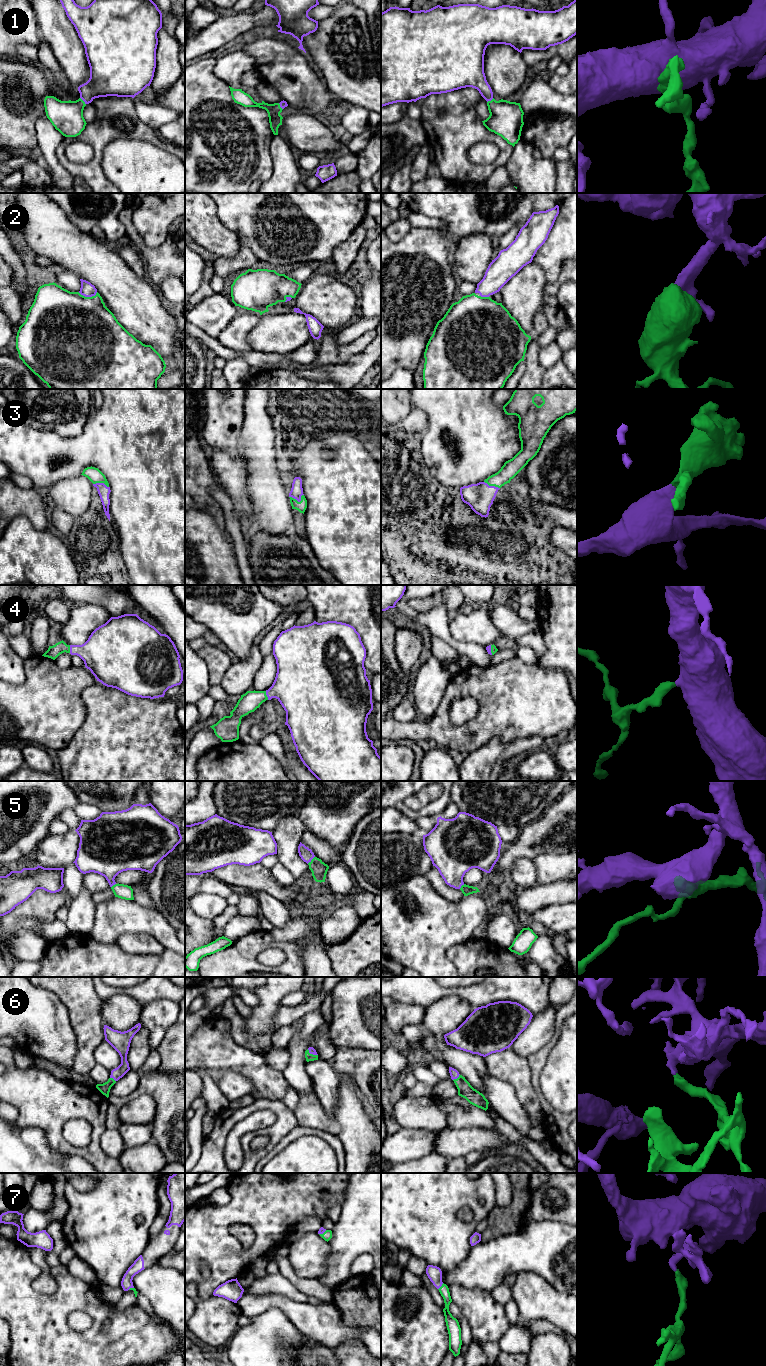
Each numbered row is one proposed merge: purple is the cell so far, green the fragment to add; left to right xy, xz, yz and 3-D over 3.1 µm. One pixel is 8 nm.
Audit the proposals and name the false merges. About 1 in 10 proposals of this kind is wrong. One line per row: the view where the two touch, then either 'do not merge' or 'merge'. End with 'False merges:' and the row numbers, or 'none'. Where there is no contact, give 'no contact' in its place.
1: xy | merge
2: xy | merge
3: xz | merge
4: xz | merge
5: xz | merge
6: yz | merge
7: yz | merge
False merges: none

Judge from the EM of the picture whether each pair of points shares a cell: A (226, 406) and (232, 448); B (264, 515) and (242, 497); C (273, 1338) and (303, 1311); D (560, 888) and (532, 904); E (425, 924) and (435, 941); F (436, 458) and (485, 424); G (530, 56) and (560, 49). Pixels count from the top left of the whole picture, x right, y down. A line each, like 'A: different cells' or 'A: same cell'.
A: same cell
B: different cells
C: different cells
D: same cell
E: same cell
F: same cell
G: same cell

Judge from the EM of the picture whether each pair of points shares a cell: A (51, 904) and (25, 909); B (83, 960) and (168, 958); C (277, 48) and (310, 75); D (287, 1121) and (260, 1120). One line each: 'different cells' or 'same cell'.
A: same cell
B: same cell
C: same cell
D: different cells

